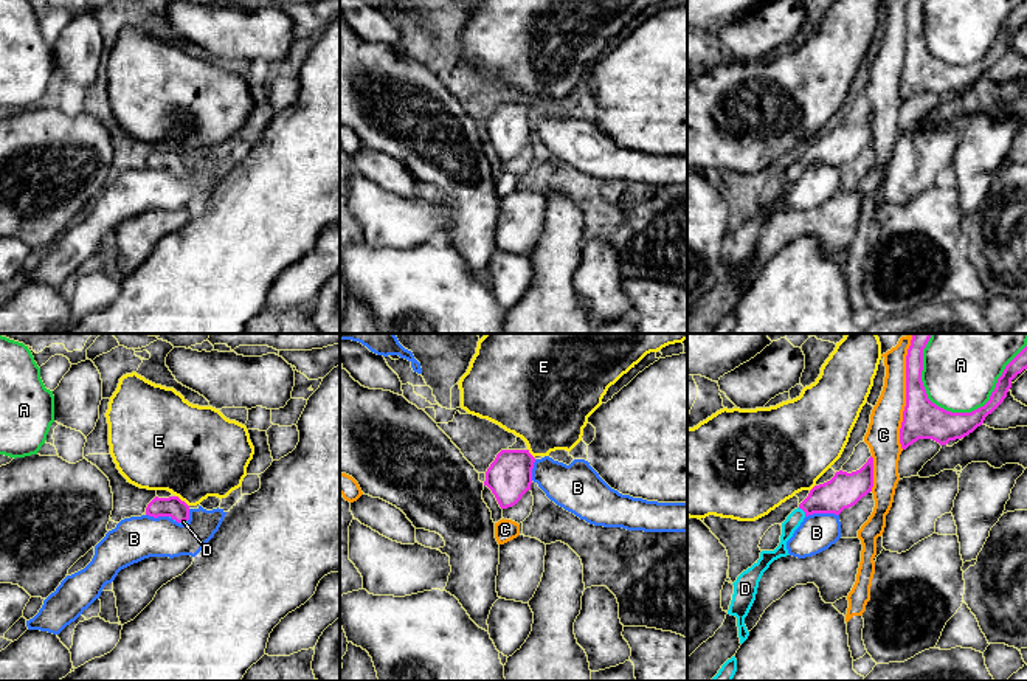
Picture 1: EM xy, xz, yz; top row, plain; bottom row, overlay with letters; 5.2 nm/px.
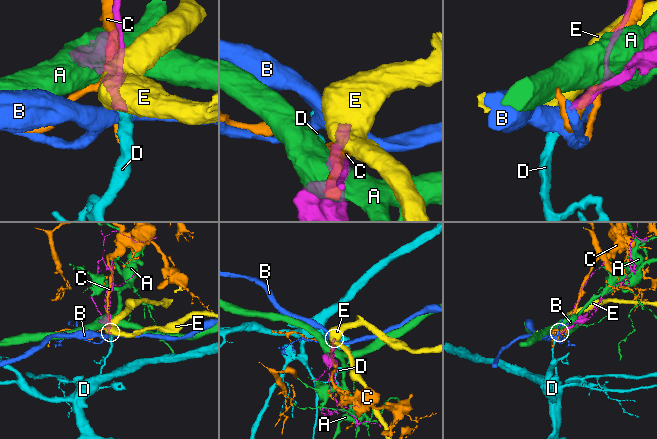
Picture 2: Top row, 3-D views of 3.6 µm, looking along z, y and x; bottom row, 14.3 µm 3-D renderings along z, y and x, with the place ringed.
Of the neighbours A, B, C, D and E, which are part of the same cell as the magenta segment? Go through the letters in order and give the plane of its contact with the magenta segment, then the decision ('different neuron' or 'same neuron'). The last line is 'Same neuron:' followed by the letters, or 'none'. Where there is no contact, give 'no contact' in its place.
A: contact in yz; different neuron
B: contact in yz; different neuron
C: contact in yz; different neuron
D: contact in yz; same neuron
E: contact in xy; different neuron
Same neuron: D

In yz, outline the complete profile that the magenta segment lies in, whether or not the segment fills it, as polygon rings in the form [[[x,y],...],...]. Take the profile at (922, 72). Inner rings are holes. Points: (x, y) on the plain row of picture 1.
[[[909,0],[906,8],[906,59],[900,81],[900,96],[906,102],[918,92],[932,92],[940,98],[962,92],[980,79],[1007,50],[1011,33],[1027,22],[1027,0],[1024,0],[998,31],[990,53],[971,65],[951,65],[928,51],[922,34],[923,2]]]

